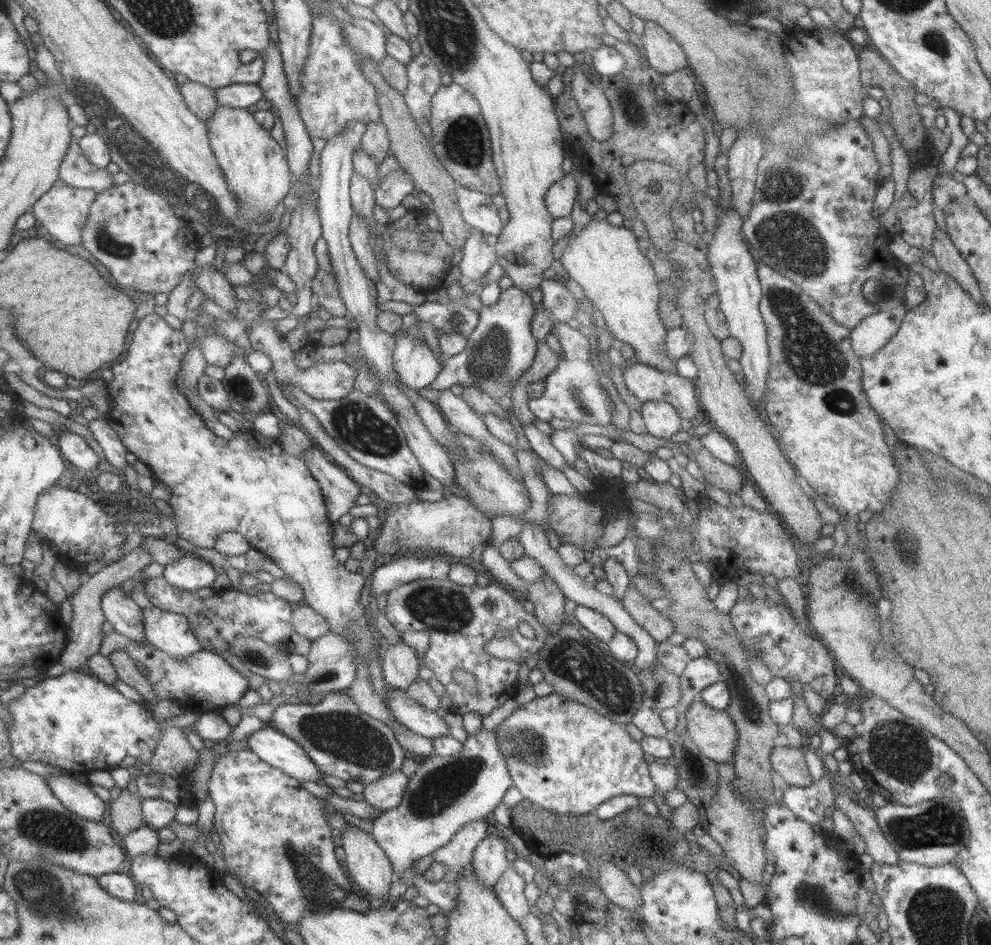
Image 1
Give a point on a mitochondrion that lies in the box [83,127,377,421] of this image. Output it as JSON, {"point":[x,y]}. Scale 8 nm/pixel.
{"point":[109,240]}

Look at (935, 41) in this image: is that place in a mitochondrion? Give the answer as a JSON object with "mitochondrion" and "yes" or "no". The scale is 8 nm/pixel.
{"mitochondrion":"yes"}

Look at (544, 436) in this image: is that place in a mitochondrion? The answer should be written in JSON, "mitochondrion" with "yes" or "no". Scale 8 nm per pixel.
{"mitochondrion":"no"}

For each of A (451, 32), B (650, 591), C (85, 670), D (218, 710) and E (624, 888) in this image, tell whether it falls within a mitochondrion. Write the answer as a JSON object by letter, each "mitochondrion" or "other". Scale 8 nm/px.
{"A":"mitochondrion","B":"other","C":"other","D":"other","E":"other"}

